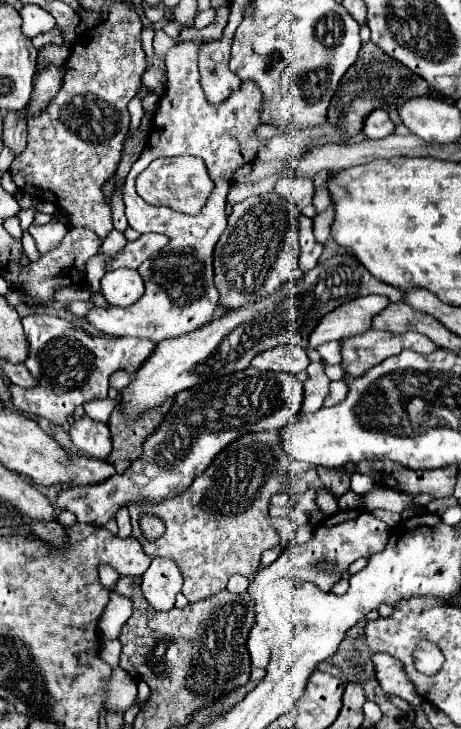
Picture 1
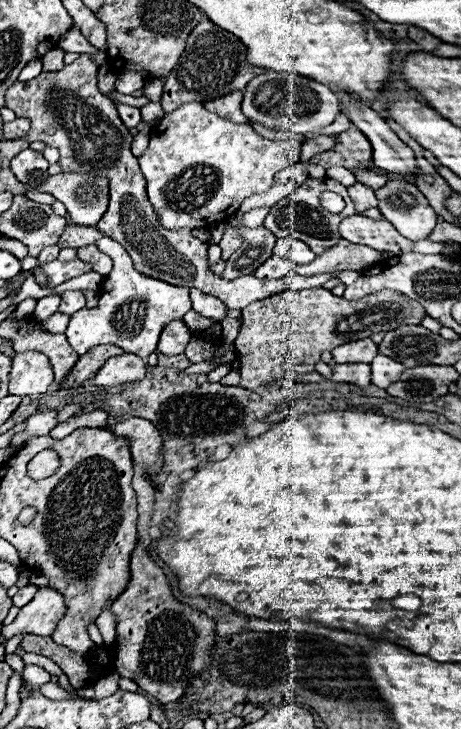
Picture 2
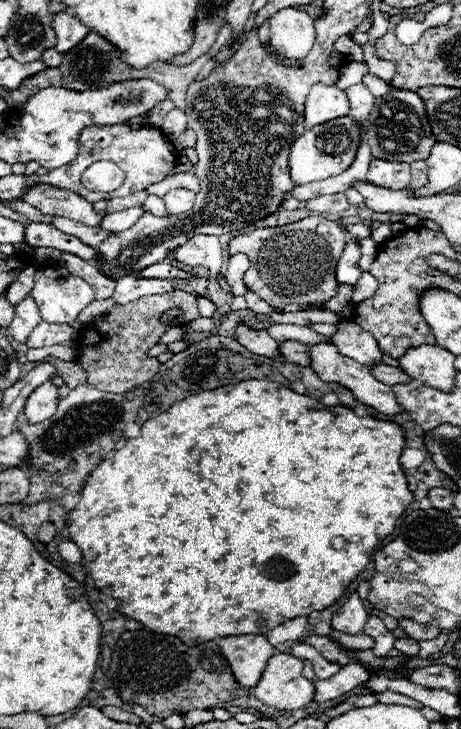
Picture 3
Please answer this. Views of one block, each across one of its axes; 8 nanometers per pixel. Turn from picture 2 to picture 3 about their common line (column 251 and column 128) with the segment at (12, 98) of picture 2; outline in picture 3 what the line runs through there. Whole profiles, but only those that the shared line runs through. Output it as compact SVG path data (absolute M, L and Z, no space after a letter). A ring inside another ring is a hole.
M122 276L116 282L112 300L116 306L130 304L134 300L140 300L142 296L152 296L152 294L164 294L172 290L170 280L160 280L160 278L140 278L140 276Z

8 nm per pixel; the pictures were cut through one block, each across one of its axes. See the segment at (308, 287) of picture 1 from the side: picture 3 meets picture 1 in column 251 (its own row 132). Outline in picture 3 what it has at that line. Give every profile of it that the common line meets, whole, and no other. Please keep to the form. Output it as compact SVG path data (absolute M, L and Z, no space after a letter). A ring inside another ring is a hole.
M340 116L340 120L330 120L328 124L318 124L300 136L290 148L290 176L294 184L308 184L316 180L326 180L348 170L360 148L360 126L350 116Z

